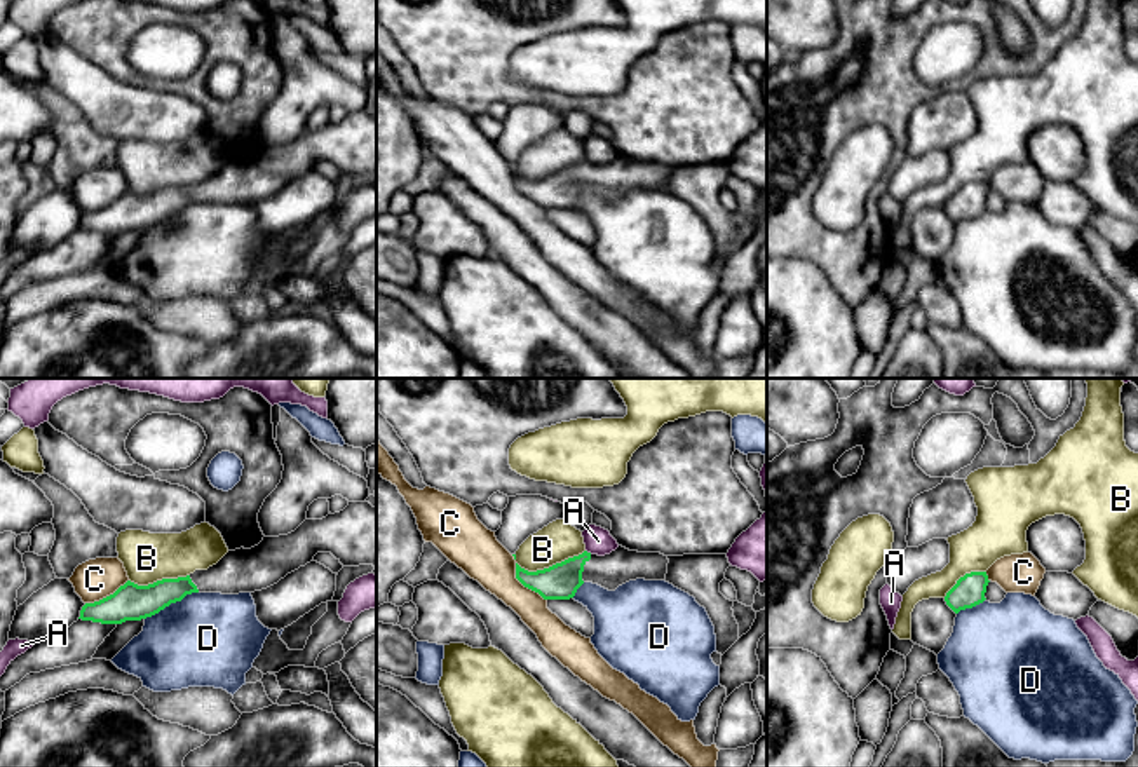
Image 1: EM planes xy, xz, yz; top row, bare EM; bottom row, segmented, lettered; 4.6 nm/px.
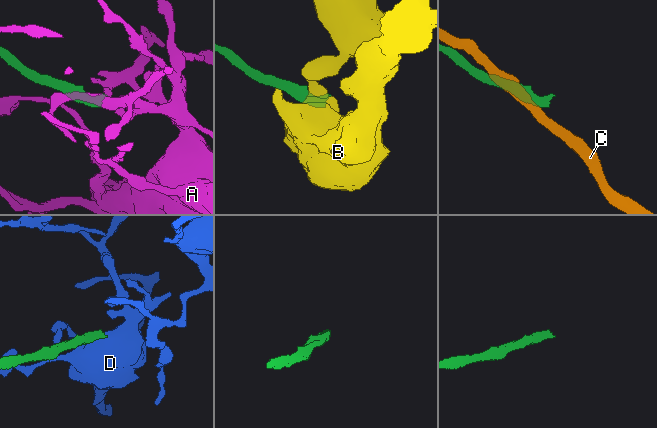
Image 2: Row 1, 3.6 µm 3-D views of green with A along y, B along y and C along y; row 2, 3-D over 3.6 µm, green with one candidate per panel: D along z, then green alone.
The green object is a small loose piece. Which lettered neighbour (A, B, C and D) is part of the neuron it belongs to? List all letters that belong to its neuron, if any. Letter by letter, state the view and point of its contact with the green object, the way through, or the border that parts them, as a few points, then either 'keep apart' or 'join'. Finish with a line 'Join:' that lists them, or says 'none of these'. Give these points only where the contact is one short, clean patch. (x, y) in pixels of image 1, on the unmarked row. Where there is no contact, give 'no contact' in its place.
A: contact xz (589, 162); border xz (586, 159), (591, 162); keep apart
B: contact xz (549, 176); border xz (584, 159), (535, 180), (525, 180), (516, 173); keep apart
C: contact xz (525, 196); keep apart
D: contact xy (171, 211); border xy (197, 201), (187, 203), (145, 229); keep apart
Join: none of these

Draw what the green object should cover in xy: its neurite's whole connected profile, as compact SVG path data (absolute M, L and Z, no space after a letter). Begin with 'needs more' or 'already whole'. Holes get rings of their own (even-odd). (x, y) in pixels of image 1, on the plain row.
needs more | M366 110L349 112L343 120L329 122L322 129L305 129L288 145L263 146L263 150L251 159L240 157L228 160L216 174L207 180L195 180L186 187L162 188L148 195L138 195L127 190L113 204L94 213L85 213L78 228L101 234L122 234L125 230L152 227L192 202L239 204L261 200L314 171L317 162L331 162L343 176L376 176L376 117Z

